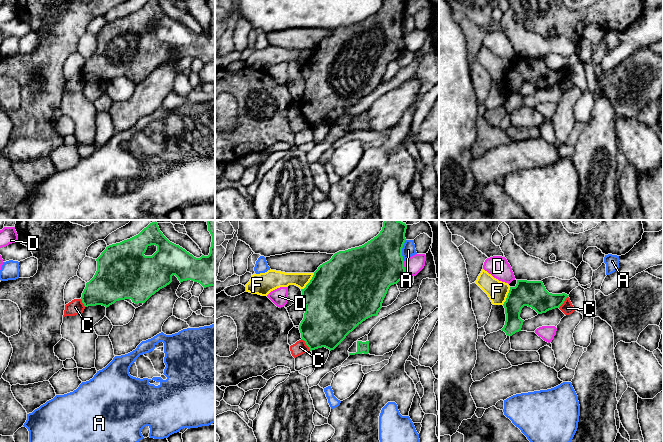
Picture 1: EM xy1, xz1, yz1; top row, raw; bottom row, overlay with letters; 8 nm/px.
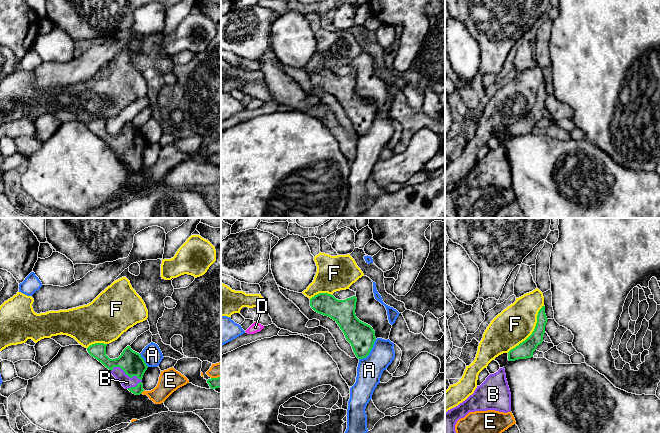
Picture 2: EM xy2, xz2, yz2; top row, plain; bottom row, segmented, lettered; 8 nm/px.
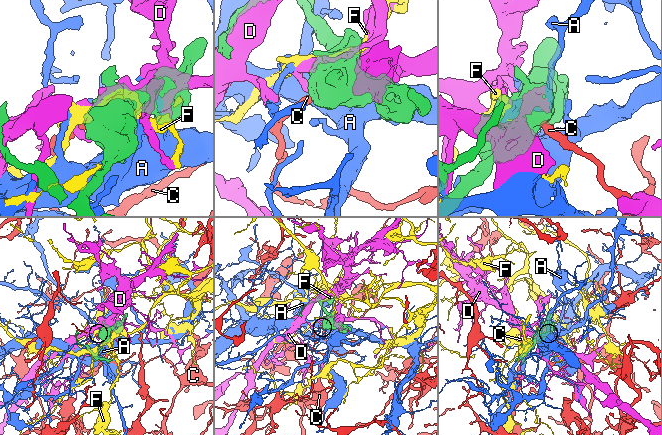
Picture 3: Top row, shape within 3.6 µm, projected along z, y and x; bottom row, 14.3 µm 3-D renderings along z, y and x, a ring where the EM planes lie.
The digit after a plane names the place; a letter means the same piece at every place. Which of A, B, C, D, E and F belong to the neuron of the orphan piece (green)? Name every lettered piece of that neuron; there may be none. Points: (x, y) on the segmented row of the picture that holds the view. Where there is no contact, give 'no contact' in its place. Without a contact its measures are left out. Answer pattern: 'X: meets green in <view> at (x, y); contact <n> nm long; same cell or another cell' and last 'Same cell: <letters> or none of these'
A: meets green in xz2 at (370, 350); contact 220 nm long; another cell
B: meets green in xy2 at (127, 374); contact 260 nm long; same cell
C: meets green in xz1 at (306, 344); contact 120 nm long; another cell
D: meets green in xz1 at (404, 267); contact 110 nm long; another cell
E: meets green in xy2 at (142, 391); contact 50 nm long; another cell
F: meets green in yz2 at (533, 331); contact 480 nm long; another cell
Same cell: B

